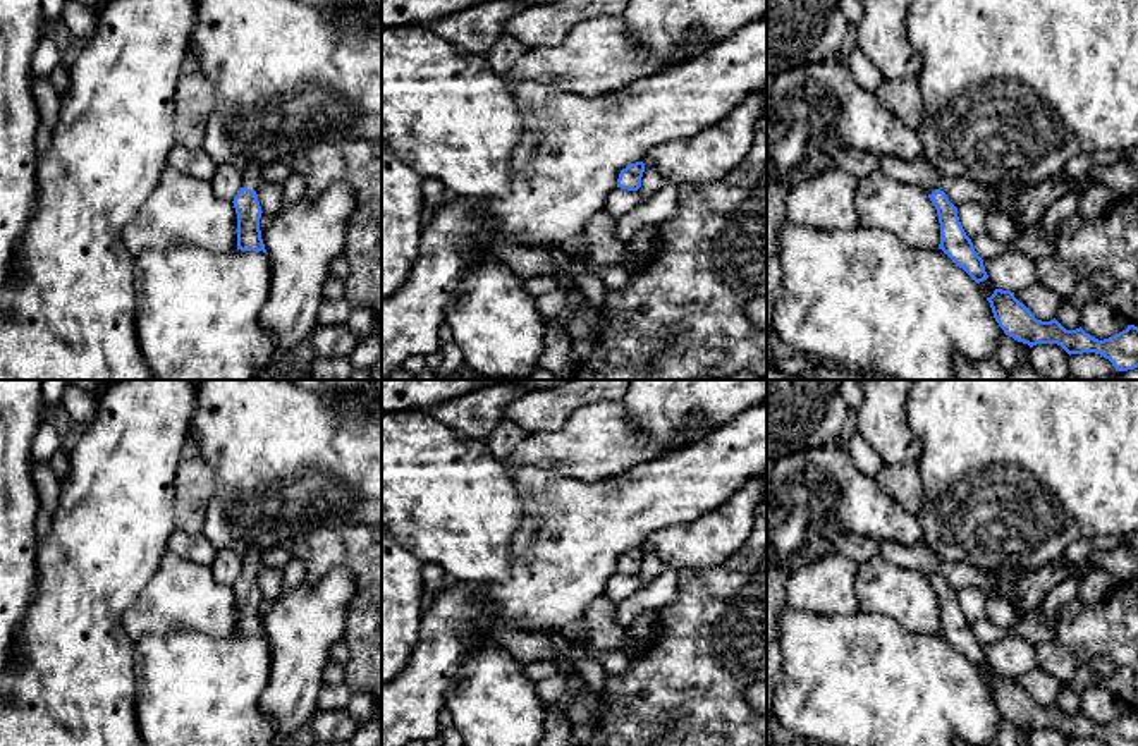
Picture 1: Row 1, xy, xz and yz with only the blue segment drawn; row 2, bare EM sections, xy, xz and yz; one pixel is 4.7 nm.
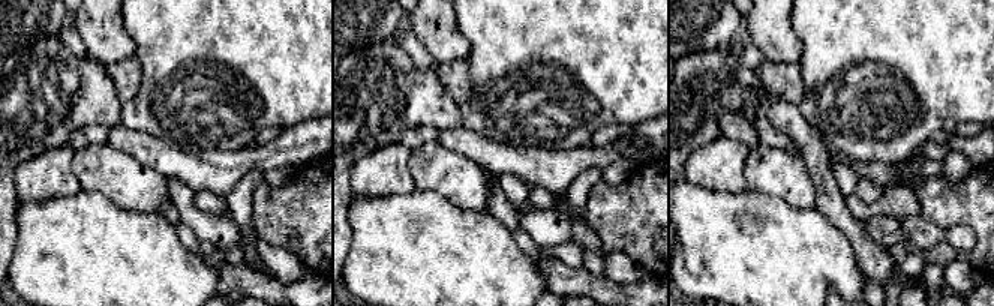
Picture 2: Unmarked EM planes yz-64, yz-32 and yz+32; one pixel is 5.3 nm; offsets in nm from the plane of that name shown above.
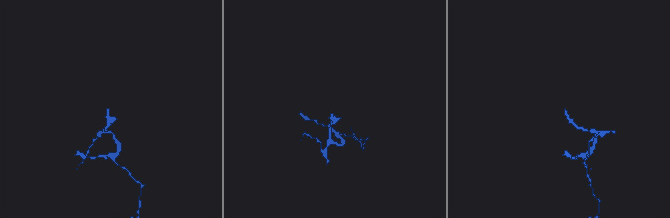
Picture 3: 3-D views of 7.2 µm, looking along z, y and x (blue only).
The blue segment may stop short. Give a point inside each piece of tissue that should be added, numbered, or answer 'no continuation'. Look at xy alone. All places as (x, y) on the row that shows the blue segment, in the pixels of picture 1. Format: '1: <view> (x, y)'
1: xy (251, 176)

